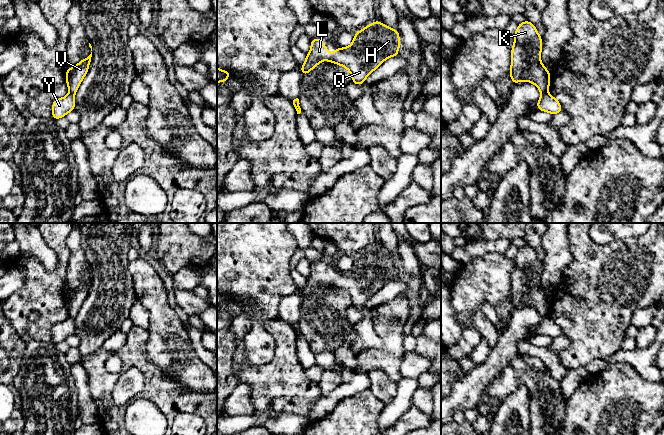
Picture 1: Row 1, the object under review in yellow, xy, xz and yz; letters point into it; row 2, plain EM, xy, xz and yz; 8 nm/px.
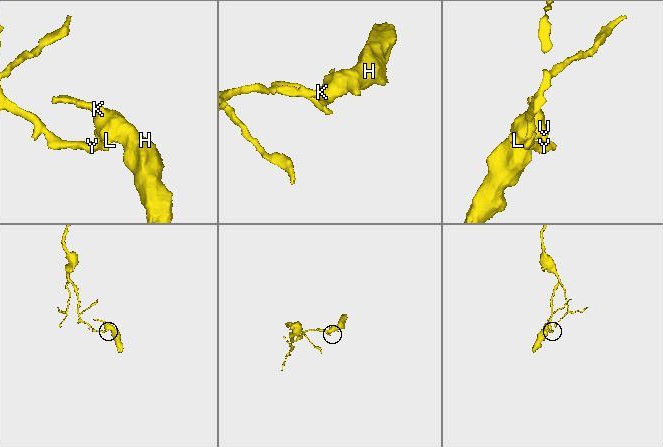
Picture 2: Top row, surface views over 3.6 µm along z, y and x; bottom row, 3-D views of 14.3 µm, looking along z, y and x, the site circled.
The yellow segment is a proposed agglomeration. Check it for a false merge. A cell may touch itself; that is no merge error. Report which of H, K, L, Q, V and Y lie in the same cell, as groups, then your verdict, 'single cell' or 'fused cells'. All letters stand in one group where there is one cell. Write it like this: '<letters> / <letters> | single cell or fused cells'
H K L Q V / Y | fused cells

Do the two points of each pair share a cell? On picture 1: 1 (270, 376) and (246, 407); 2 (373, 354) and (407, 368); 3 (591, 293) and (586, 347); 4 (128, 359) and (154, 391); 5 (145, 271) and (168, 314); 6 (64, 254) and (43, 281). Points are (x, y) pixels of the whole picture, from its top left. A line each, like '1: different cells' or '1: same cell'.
1: different cells
2: different cells
3: same cell
4: same cell
5: same cell
6: same cell

